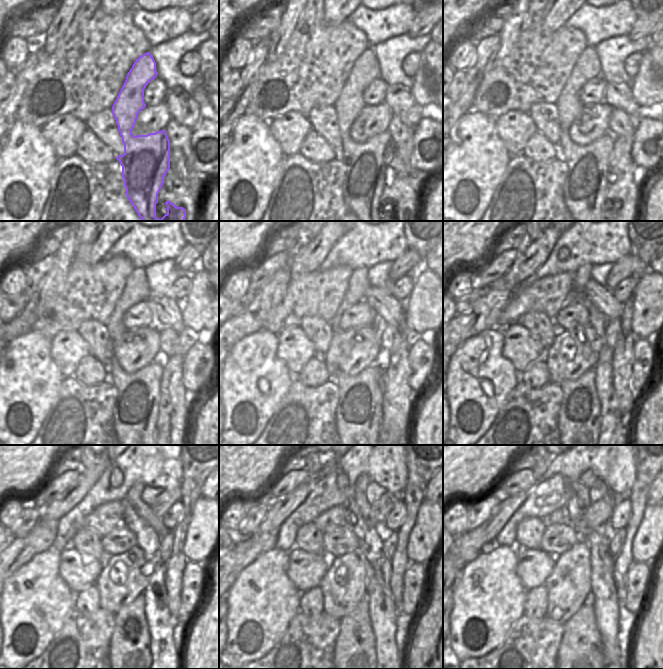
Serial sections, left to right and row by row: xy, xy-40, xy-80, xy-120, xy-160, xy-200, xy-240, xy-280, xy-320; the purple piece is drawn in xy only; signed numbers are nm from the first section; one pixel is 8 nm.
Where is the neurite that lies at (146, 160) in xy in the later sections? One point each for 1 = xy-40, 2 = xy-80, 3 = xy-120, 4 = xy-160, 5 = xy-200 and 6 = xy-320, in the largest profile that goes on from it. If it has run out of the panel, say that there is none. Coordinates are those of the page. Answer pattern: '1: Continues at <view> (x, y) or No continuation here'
1: Continues at xy-40 (365, 179)
2: Continues at xy-80 (585, 186)
3: Continues at xy-120 (136, 410)
4: Continues at xy-160 (359, 412)
5: Continues at xy-200 (579, 416)
6: Continues at xy-320 (580, 648).

